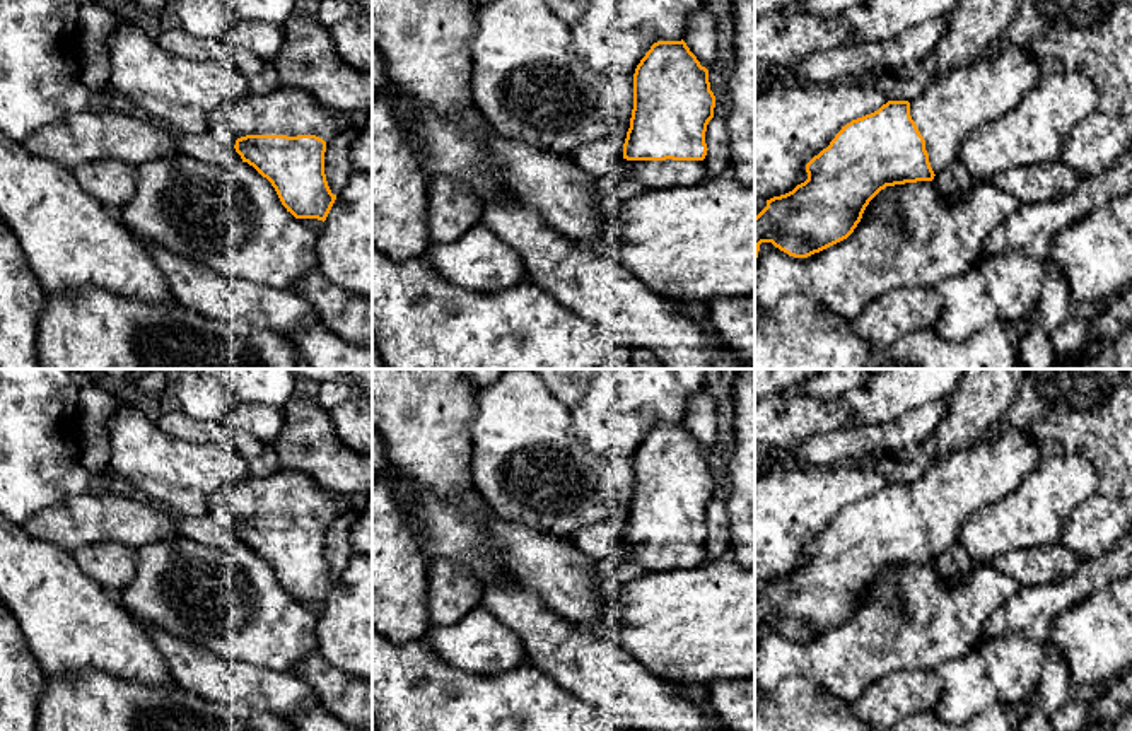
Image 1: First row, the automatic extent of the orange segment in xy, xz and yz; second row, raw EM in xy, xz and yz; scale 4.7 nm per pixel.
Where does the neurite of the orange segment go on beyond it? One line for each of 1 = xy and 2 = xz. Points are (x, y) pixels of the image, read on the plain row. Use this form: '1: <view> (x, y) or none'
1: none
2: none

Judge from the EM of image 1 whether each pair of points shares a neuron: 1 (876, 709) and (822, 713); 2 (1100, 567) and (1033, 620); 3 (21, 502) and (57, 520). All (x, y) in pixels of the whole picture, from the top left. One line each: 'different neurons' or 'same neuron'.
1: different neurons
2: same neuron
3: different neurons

